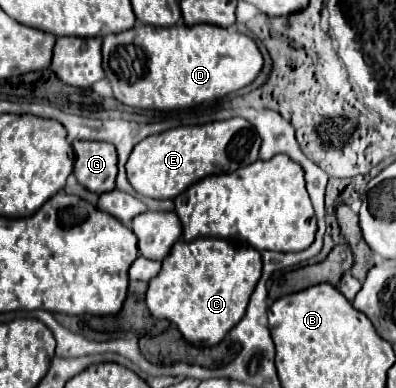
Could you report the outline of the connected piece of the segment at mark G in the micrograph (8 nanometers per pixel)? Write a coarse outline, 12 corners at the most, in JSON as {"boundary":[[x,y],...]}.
{"boundary":[[75,140],[73,174],[91,192],[115,188],[115,146]]}

